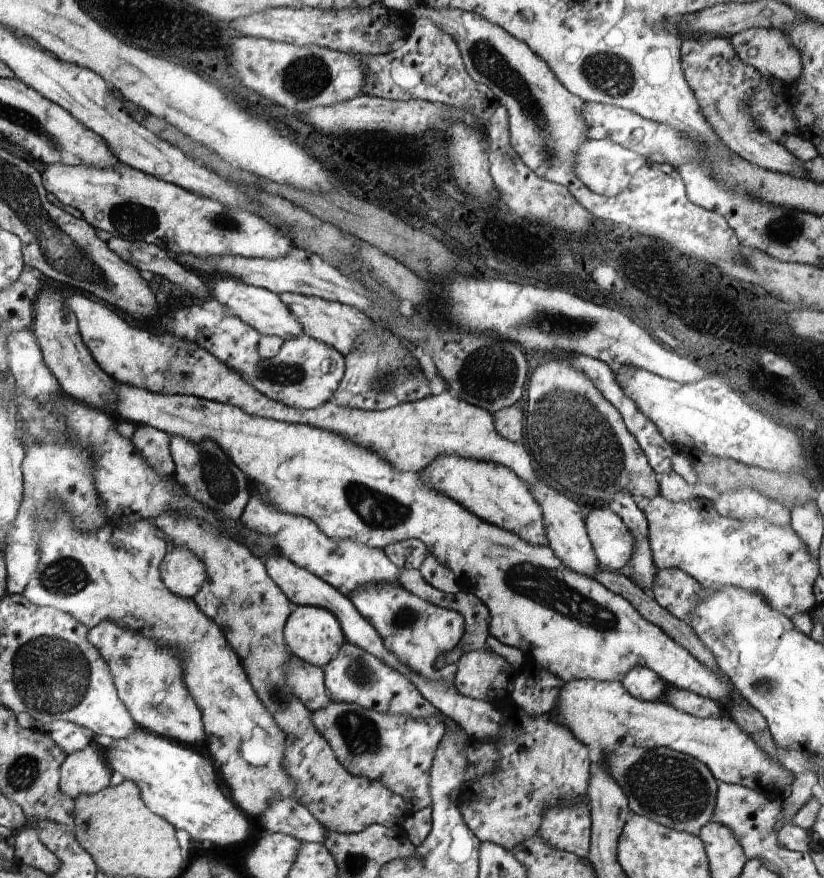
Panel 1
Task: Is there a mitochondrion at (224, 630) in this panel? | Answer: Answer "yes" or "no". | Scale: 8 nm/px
no

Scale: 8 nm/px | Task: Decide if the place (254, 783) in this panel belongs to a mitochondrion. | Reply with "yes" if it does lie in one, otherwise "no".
no

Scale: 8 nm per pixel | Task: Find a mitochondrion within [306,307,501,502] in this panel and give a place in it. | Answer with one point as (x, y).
(380, 382)

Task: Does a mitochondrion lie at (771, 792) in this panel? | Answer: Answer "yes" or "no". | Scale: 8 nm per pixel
no

